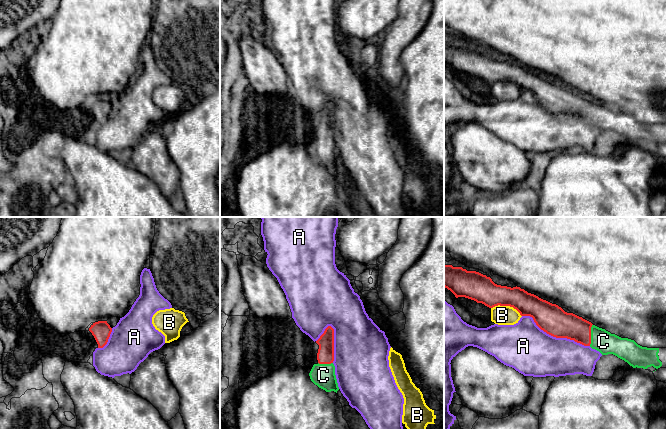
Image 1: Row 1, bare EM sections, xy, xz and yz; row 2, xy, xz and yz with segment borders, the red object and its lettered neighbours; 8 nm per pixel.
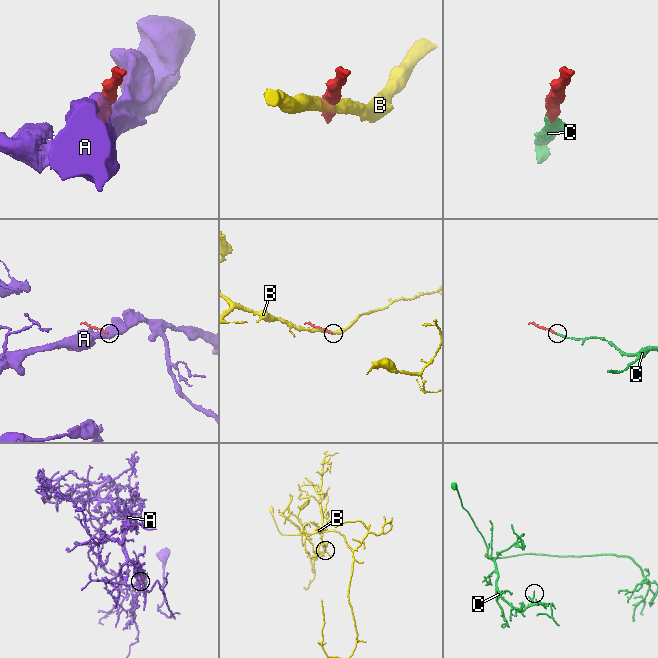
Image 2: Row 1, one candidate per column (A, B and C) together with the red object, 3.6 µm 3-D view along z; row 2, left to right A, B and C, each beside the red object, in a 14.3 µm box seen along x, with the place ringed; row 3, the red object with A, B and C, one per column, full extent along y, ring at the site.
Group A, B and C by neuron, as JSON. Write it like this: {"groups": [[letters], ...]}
{"groups": [["A"], ["B"], ["C"]]}

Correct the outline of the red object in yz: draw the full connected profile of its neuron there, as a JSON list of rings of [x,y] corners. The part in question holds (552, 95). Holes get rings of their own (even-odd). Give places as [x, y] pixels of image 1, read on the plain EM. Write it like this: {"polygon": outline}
{"polygon": [[[444,40],[444,63],[456,74],[465,73],[489,84],[498,81],[513,83],[521,92],[532,93],[547,110],[590,122],[602,131],[613,130],[633,144],[651,148],[666,144],[666,124],[642,123],[634,116],[611,110],[520,63],[497,61],[479,48]]]}

